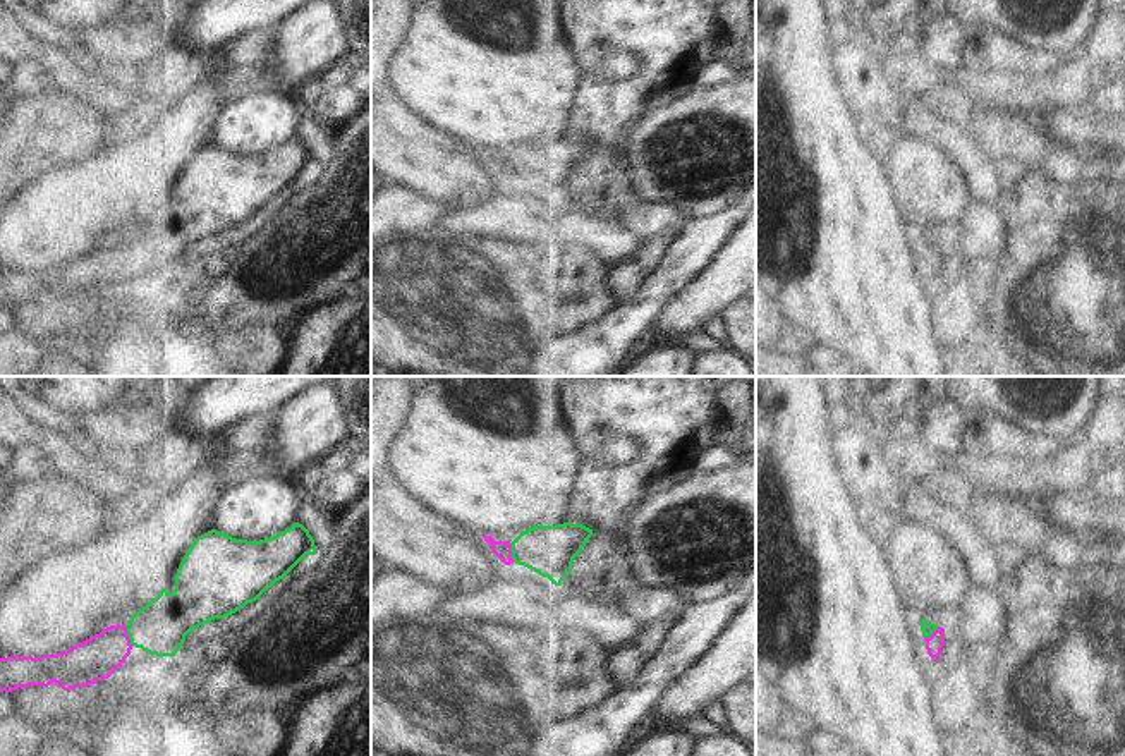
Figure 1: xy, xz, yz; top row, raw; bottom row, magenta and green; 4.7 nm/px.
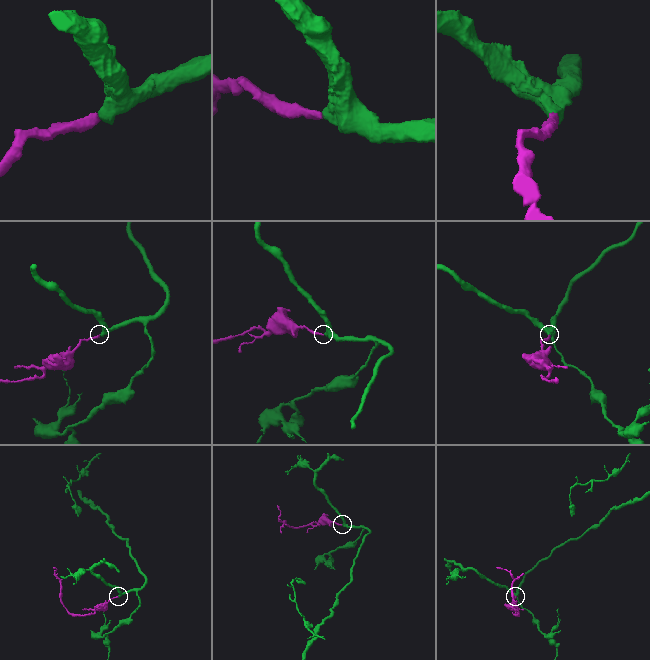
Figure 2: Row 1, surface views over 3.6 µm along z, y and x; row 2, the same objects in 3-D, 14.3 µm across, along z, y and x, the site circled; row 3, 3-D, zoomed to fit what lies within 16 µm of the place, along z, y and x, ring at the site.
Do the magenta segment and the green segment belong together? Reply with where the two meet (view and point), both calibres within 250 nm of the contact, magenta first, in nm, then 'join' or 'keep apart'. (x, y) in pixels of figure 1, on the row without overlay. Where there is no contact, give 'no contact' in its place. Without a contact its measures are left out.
contact xy (127, 251); calibres 200 and 260 nm; join

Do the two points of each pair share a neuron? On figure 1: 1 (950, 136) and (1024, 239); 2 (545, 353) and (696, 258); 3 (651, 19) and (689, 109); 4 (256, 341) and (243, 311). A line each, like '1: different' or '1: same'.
1: different
2: same
3: different
4: different

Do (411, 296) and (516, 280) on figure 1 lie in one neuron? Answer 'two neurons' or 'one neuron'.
one neuron

